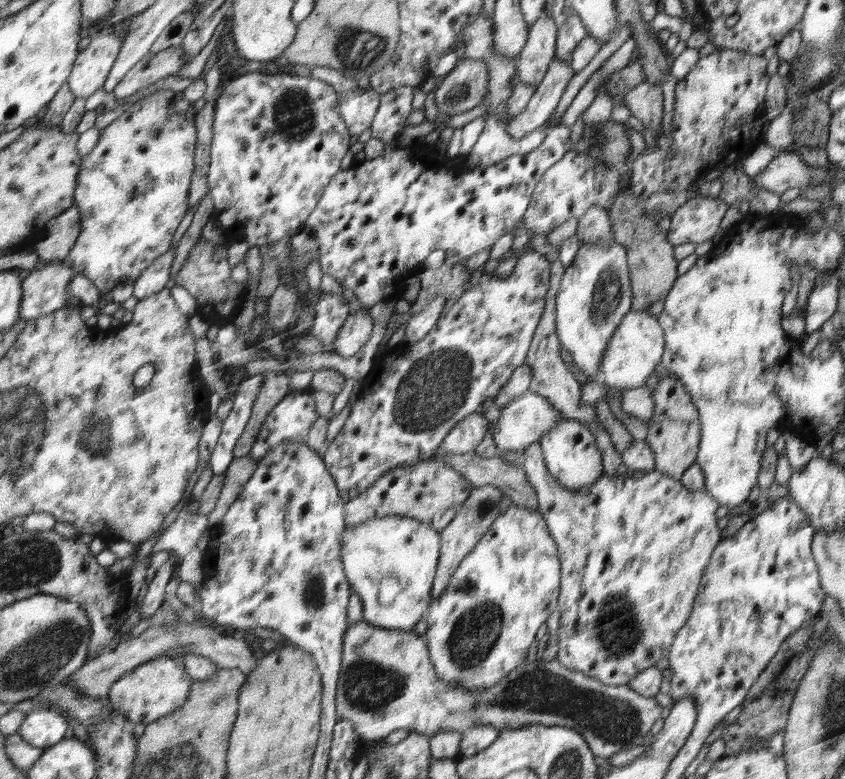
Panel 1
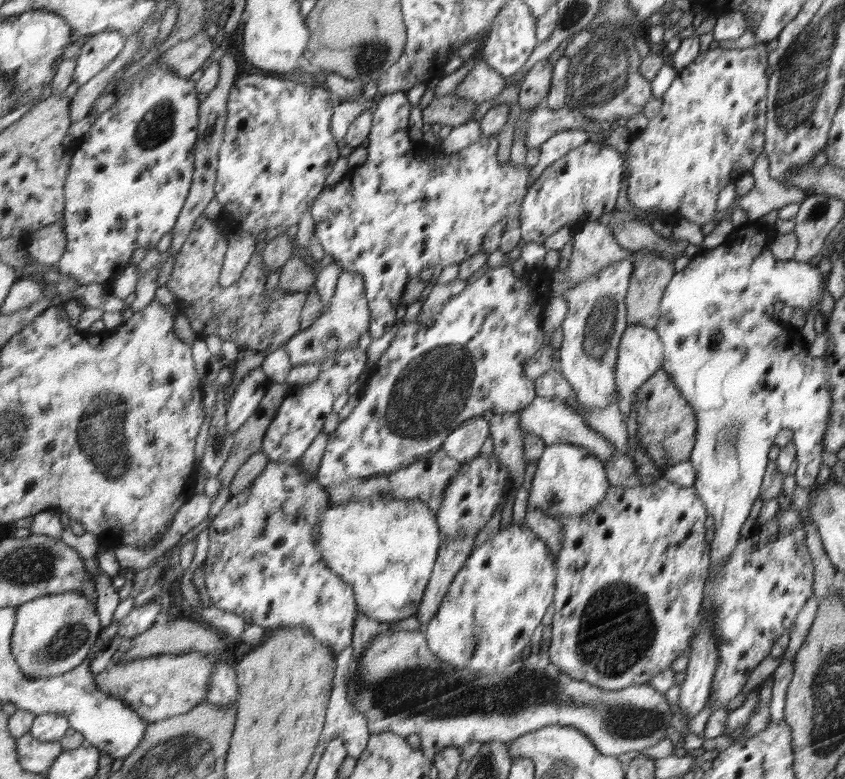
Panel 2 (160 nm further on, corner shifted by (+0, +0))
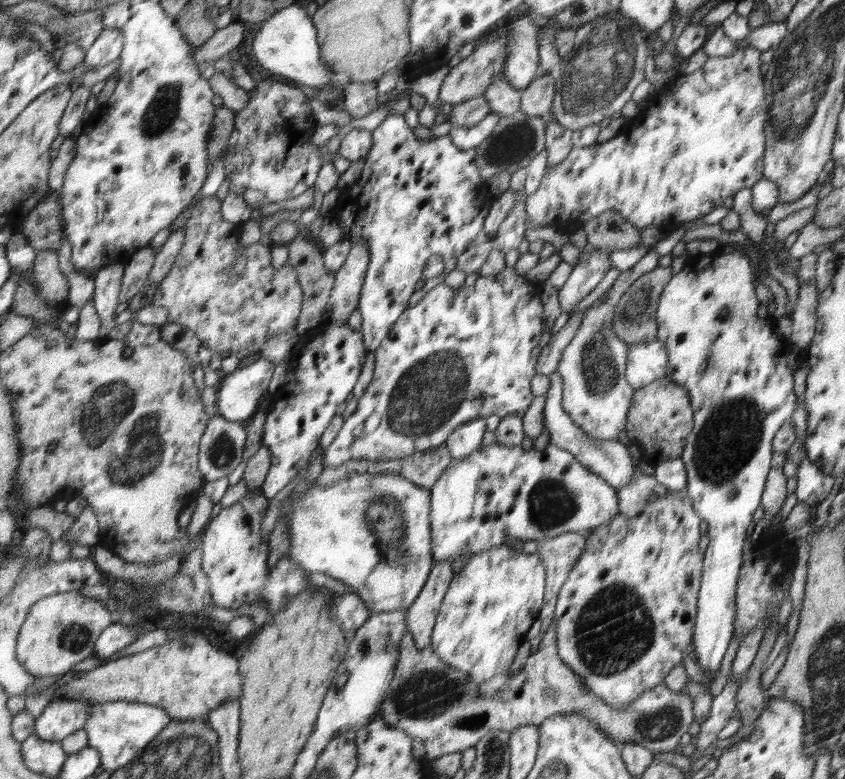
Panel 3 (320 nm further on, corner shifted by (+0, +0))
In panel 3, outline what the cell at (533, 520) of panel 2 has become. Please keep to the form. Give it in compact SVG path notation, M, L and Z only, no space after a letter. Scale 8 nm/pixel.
M589 531L566 532L538 542L537 552L546 565L545 607L541 620L552 618L558 593L576 561L583 555Z

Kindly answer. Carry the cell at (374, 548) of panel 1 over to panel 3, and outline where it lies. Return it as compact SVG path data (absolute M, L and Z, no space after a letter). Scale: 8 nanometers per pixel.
M375 473L374 475L356 475L352 479L344 479L330 487L321 487L318 483L305 490L303 497L294 502L290 496L285 498L280 506L280 514L287 516L287 526L289 526L289 549L287 556L292 557L301 565L304 572L320 572L331 576L336 580L341 580L345 585L352 588L363 601L368 605L371 613L392 612L398 610L407 611L412 607L414 602L419 598L425 583L429 578L430 571L433 570L435 560L433 559L432 545L432 491L414 484L412 481L402 478L395 473L383 475Z

